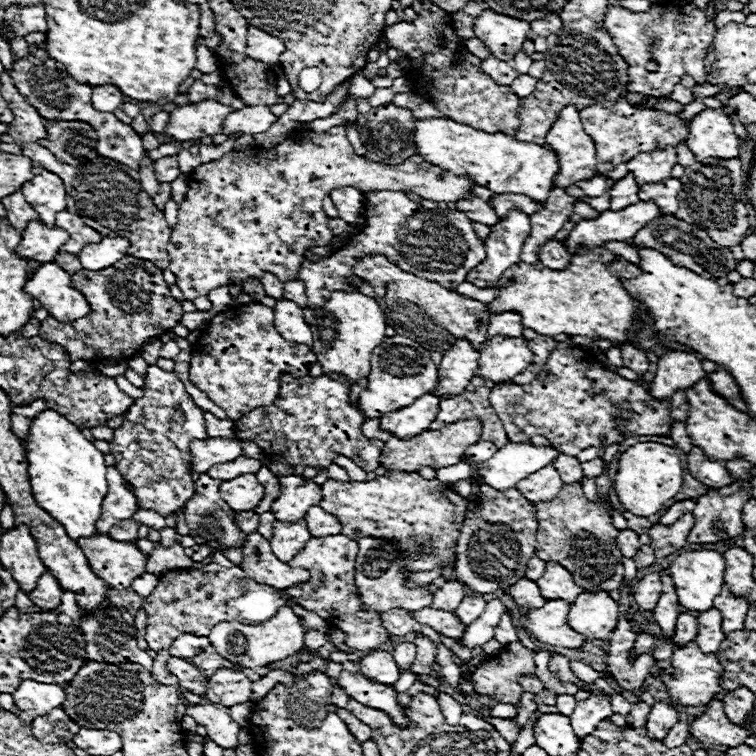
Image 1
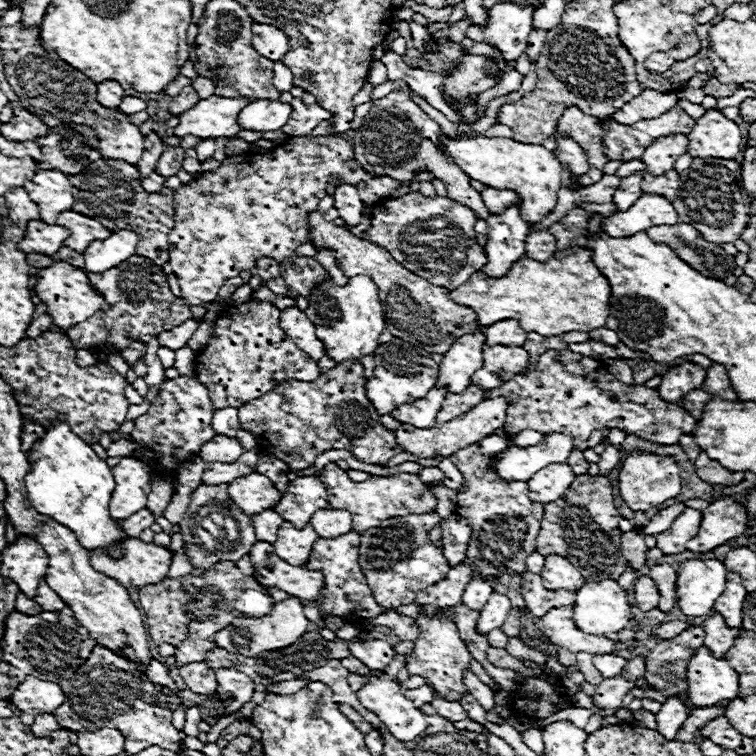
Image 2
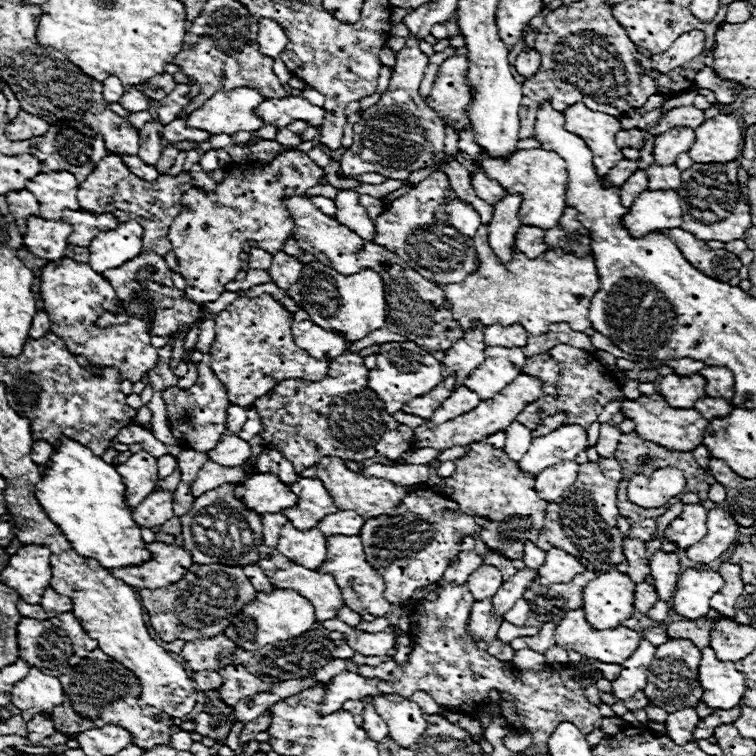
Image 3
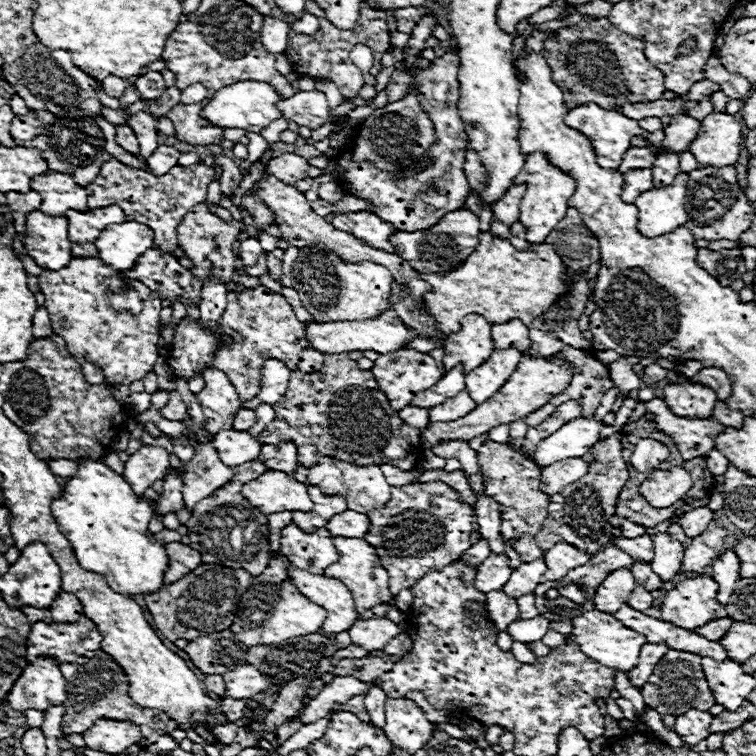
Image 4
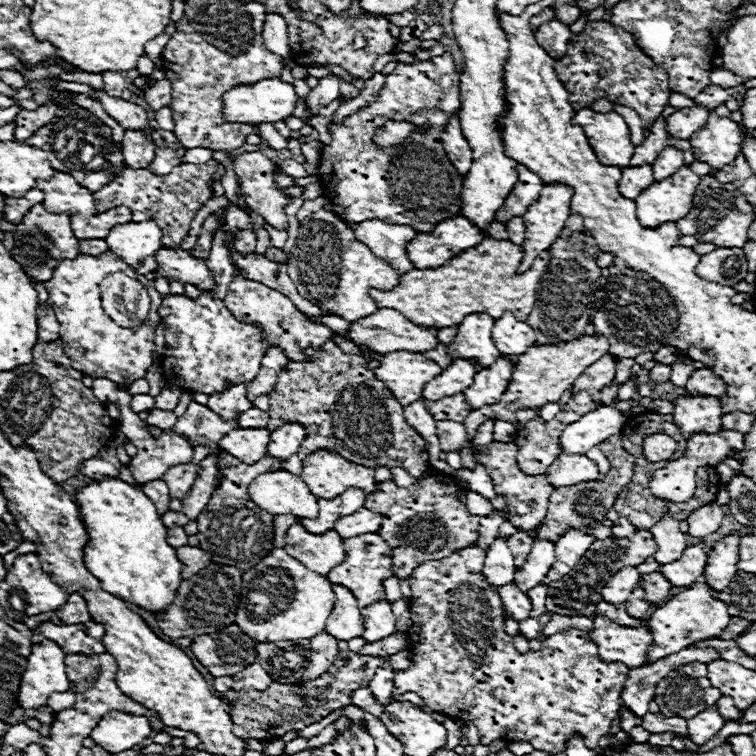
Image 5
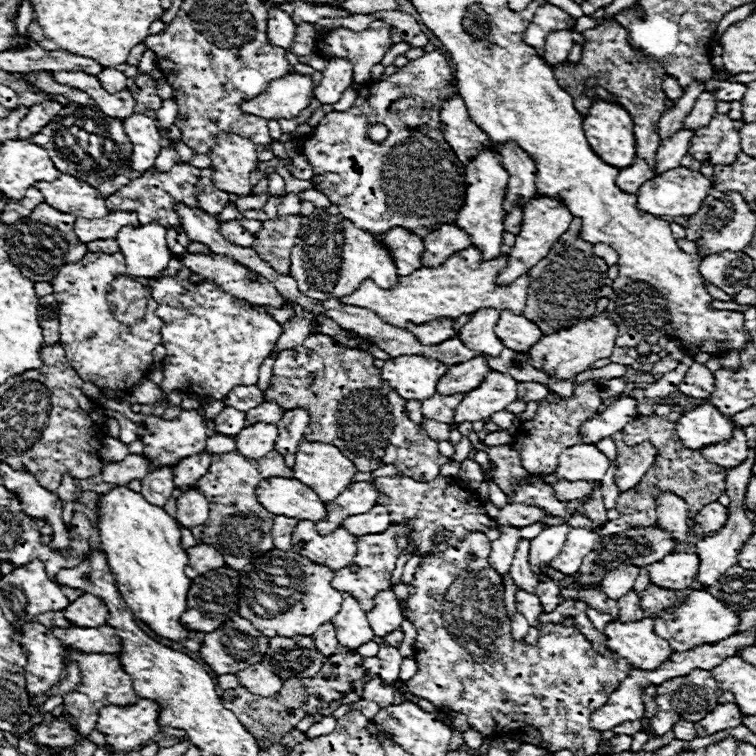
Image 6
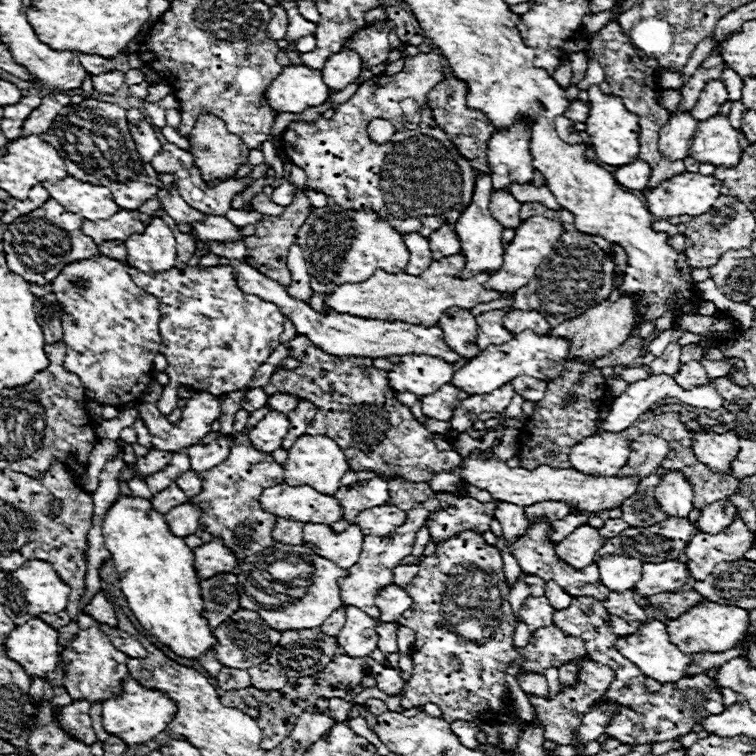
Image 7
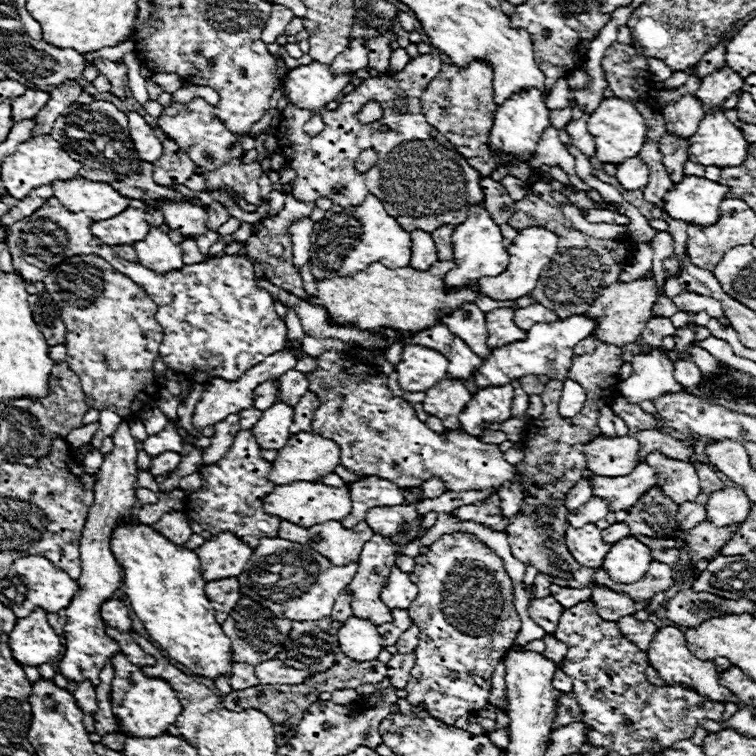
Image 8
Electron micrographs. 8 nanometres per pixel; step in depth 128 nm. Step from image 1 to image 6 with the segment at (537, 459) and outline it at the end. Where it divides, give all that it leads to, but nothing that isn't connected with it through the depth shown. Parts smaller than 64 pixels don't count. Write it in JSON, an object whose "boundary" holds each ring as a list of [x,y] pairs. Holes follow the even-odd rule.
{"boundary":[[[632,396],[620,398],[608,410],[602,414],[596,414],[594,418],[588,418],[586,424],[580,426],[580,438],[586,444],[596,444],[604,438],[610,438],[616,432],[622,432],[622,428],[638,416],[636,412],[636,400]]]}

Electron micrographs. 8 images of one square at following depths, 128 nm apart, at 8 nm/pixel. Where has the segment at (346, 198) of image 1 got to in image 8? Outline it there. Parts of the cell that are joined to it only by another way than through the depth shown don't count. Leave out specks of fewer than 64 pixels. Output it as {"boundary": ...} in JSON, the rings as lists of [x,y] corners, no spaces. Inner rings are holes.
{"boundary":[[[414,230],[412,236],[412,256],[410,266],[416,270],[428,270],[438,258],[436,258],[436,244],[428,232]]]}

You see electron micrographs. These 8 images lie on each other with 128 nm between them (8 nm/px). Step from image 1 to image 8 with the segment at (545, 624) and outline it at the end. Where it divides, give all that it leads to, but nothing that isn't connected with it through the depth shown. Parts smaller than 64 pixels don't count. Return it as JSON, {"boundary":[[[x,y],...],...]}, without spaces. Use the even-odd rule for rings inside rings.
{"boundary":[[[662,626],[662,628],[658,628],[658,632],[654,634],[654,638],[652,638],[652,642],[650,642],[648,650],[646,650],[646,656],[648,656],[648,666],[652,666],[666,684],[692,686],[698,694],[708,696],[710,700],[716,700],[716,702],[734,700],[734,694],[728,692],[728,688],[720,686],[720,682],[718,682],[718,674],[720,672],[716,672],[716,664],[714,662],[704,662],[704,660],[696,658],[686,648],[684,634],[678,628],[674,628],[674,626]]]}

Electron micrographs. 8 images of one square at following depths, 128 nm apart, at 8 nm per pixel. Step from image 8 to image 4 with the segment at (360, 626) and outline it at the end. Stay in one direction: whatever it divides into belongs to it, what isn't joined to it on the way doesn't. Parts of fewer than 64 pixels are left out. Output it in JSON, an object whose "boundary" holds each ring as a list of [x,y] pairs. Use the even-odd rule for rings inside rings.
{"boundary":[[[288,566],[288,578],[308,600],[320,604],[326,610],[326,620],[322,630],[326,634],[338,634],[348,630],[356,620],[356,606],[350,590],[336,578],[322,574],[310,574],[296,566]]]}

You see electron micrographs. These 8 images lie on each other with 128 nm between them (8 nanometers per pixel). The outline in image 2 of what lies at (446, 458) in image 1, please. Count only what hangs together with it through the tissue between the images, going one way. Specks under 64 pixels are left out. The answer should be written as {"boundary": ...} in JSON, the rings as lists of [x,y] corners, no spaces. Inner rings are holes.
{"boundary":[[[494,398],[494,400],[484,400],[482,404],[474,406],[470,412],[442,424],[440,428],[410,428],[410,426],[400,426],[396,430],[396,440],[400,440],[400,446],[402,446],[402,452],[408,452],[408,454],[414,454],[418,458],[434,458],[434,456],[442,456],[442,458],[450,458],[454,452],[466,448],[466,446],[472,446],[472,444],[478,444],[482,438],[490,436],[496,428],[504,426],[504,420],[506,420],[506,400],[502,398]]]}

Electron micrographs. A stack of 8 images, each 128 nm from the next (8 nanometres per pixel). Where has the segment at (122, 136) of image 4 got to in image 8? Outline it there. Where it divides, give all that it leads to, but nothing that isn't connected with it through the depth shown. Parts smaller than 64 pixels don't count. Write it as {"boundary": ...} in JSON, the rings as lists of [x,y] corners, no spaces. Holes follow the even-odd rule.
{"boundary":[[[128,112],[128,132],[134,142],[134,148],[144,162],[154,162],[162,154],[162,144],[154,136],[154,130],[138,112]]]}

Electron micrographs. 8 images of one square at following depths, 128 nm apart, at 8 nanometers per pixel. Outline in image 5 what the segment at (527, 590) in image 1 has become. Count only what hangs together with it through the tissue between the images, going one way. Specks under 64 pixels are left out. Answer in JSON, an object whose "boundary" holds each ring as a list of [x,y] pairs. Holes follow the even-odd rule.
{"boundary":[[[638,530],[630,538],[608,538],[608,540],[594,540],[592,548],[584,554],[584,560],[576,564],[576,568],[568,574],[556,580],[556,584],[548,584],[548,600],[546,608],[554,614],[568,614],[568,616],[592,616],[596,614],[596,604],[602,600],[600,588],[604,586],[604,580],[608,576],[616,574],[624,566],[638,566],[648,556],[656,554],[656,542],[654,536],[648,530]]]}

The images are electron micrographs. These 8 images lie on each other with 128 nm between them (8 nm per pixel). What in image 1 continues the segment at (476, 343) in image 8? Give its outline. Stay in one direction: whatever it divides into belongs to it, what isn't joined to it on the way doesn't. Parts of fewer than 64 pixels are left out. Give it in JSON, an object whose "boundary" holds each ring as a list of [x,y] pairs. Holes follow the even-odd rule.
{"boundary":[[[278,300],[274,306],[274,324],[276,332],[284,336],[284,340],[294,344],[312,346],[312,330],[304,322],[302,308],[292,300]]]}

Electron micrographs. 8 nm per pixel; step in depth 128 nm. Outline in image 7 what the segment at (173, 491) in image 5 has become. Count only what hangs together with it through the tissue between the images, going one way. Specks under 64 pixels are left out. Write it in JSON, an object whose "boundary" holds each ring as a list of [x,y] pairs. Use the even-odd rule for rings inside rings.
{"boundary":[[[228,436],[220,438],[212,444],[202,444],[202,446],[192,446],[186,450],[188,458],[190,458],[190,470],[194,470],[196,474],[220,464],[222,460],[226,460],[226,456],[230,454],[230,444],[228,444]]]}

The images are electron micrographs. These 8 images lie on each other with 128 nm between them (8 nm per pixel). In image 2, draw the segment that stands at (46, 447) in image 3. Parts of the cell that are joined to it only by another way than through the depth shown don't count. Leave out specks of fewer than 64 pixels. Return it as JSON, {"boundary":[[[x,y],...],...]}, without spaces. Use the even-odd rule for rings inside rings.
{"boundary":[[[24,422],[24,428],[22,428],[22,448],[24,448],[24,452],[28,452],[40,436],[44,436],[44,426],[40,422]]]}

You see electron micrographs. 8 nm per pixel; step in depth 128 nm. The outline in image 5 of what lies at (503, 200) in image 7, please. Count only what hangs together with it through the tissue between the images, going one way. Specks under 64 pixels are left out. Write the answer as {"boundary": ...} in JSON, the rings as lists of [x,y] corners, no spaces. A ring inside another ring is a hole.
{"boundary":[[[516,216],[516,220],[510,220],[506,224],[506,232],[508,232],[510,242],[514,242],[514,244],[520,246],[524,242],[524,222],[522,222],[522,218]]]}

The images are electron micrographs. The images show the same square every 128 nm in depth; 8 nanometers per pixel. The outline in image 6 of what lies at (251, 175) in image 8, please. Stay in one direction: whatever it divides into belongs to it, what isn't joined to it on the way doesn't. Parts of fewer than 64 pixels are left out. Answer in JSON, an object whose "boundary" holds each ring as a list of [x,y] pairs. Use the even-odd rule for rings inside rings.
{"boundary":[[[290,194],[288,198],[286,198],[286,206],[278,206],[278,214],[280,216],[284,216],[284,214],[298,214],[300,216],[302,212],[300,212],[300,200],[298,200],[298,196]],[[288,198],[290,198],[290,204],[288,204]]]}

